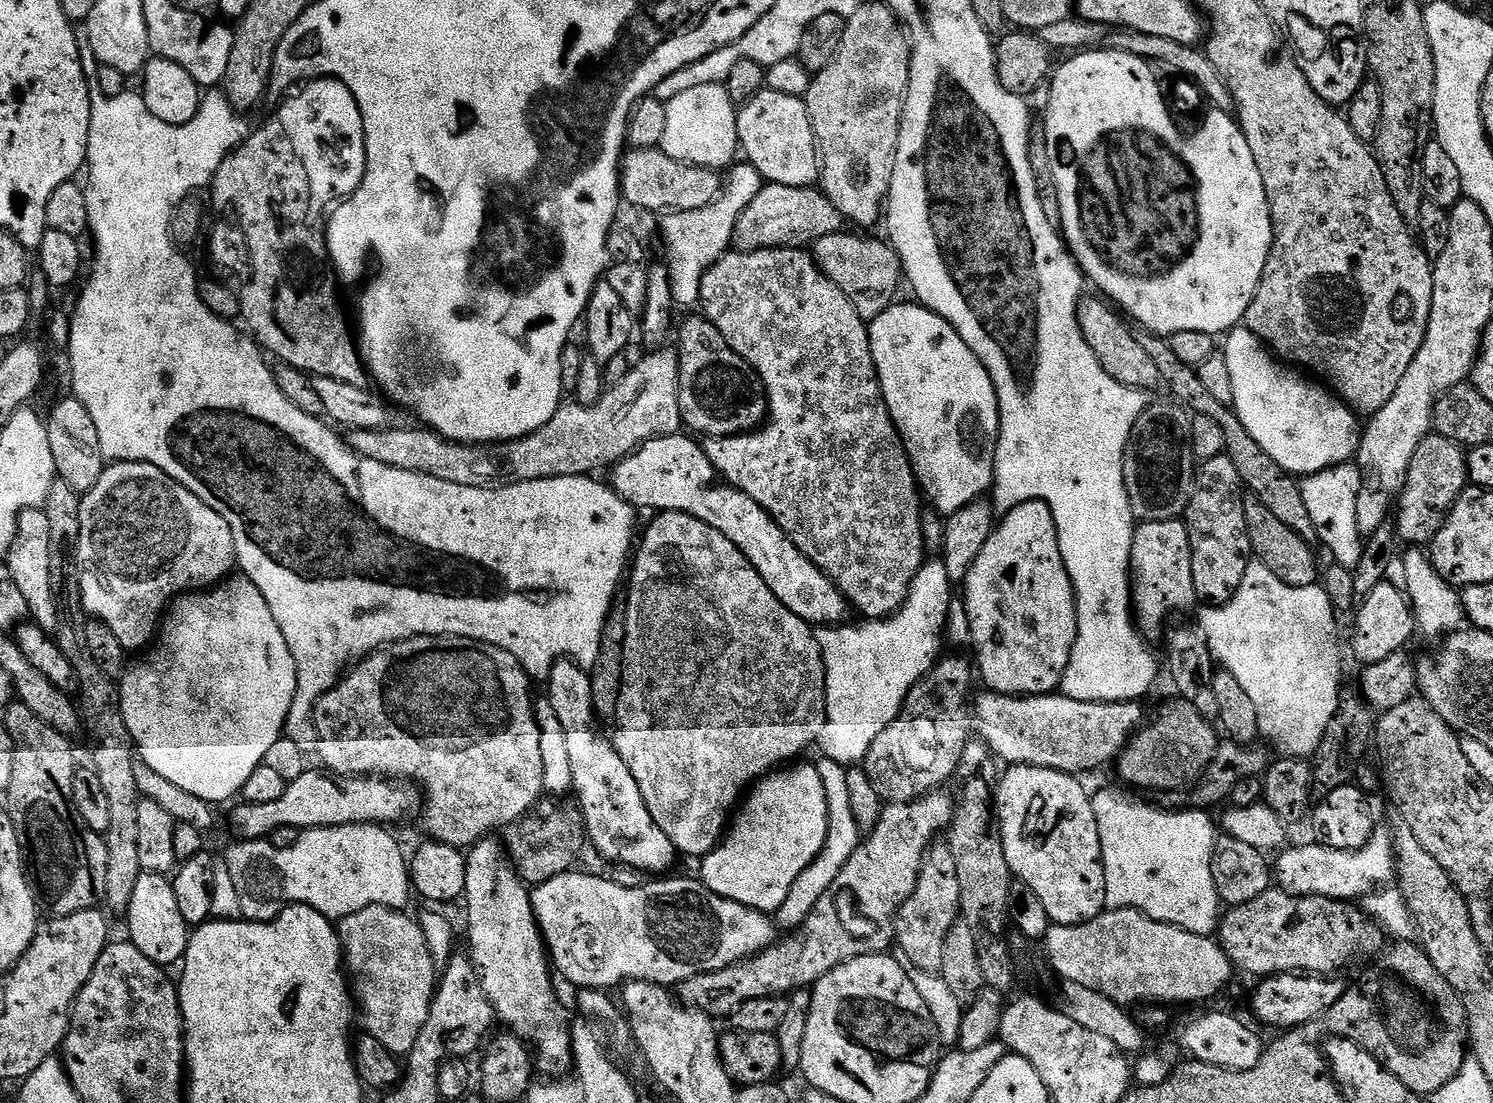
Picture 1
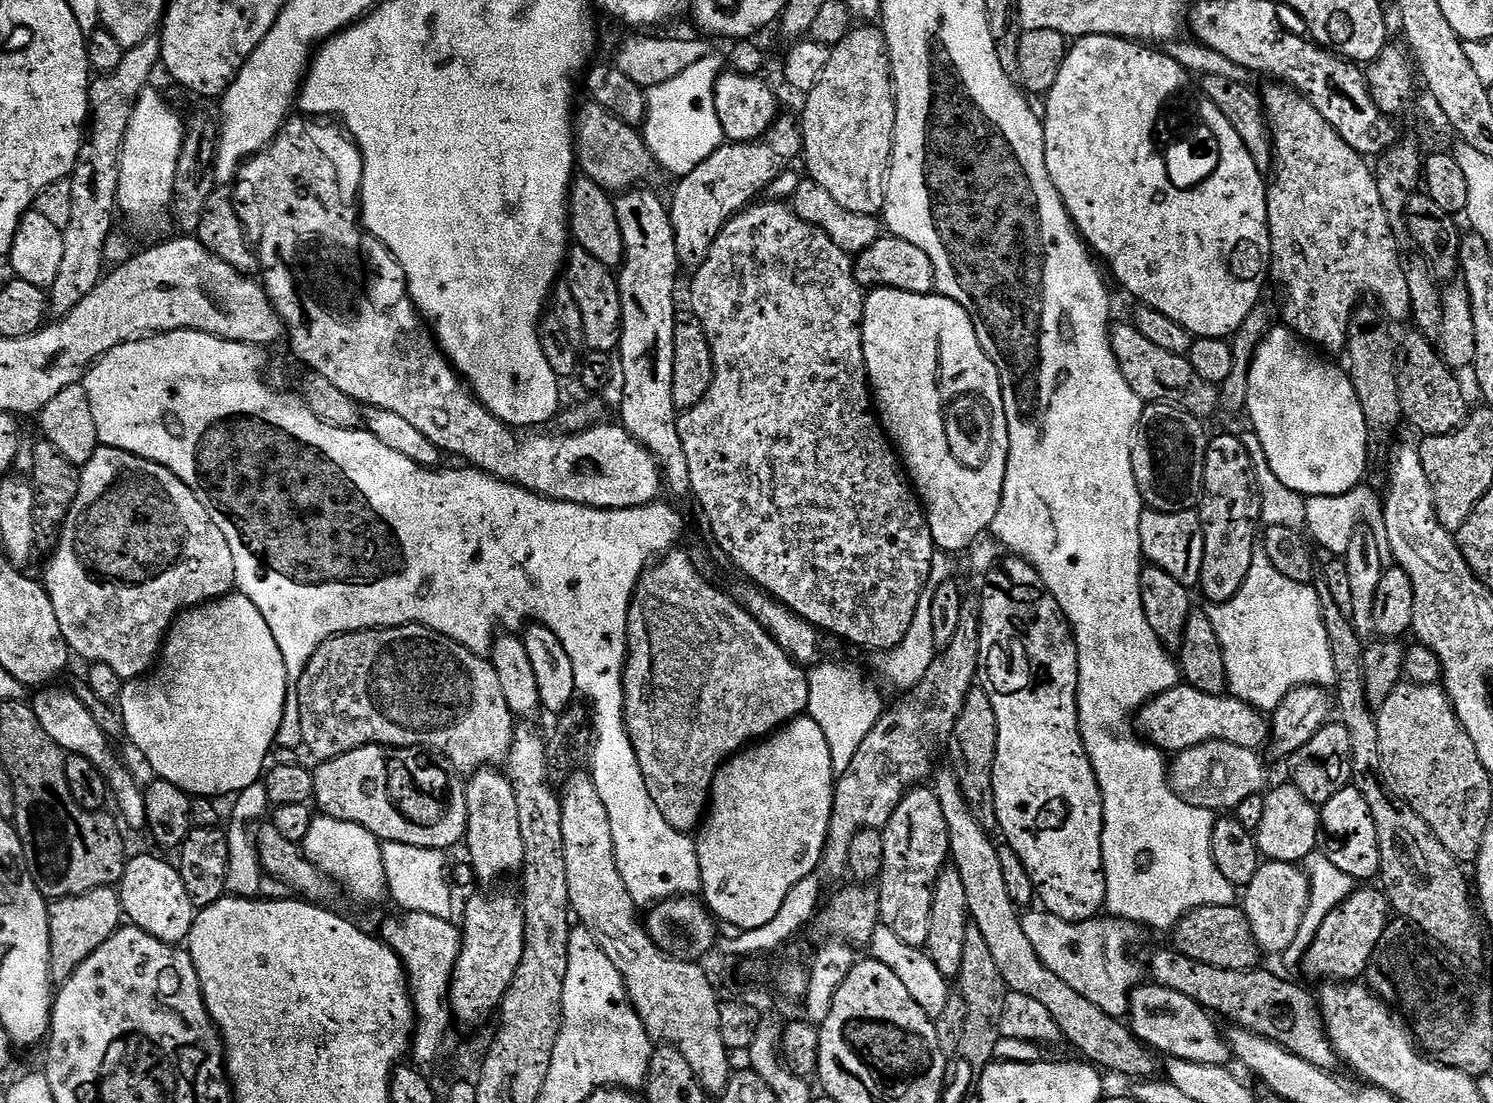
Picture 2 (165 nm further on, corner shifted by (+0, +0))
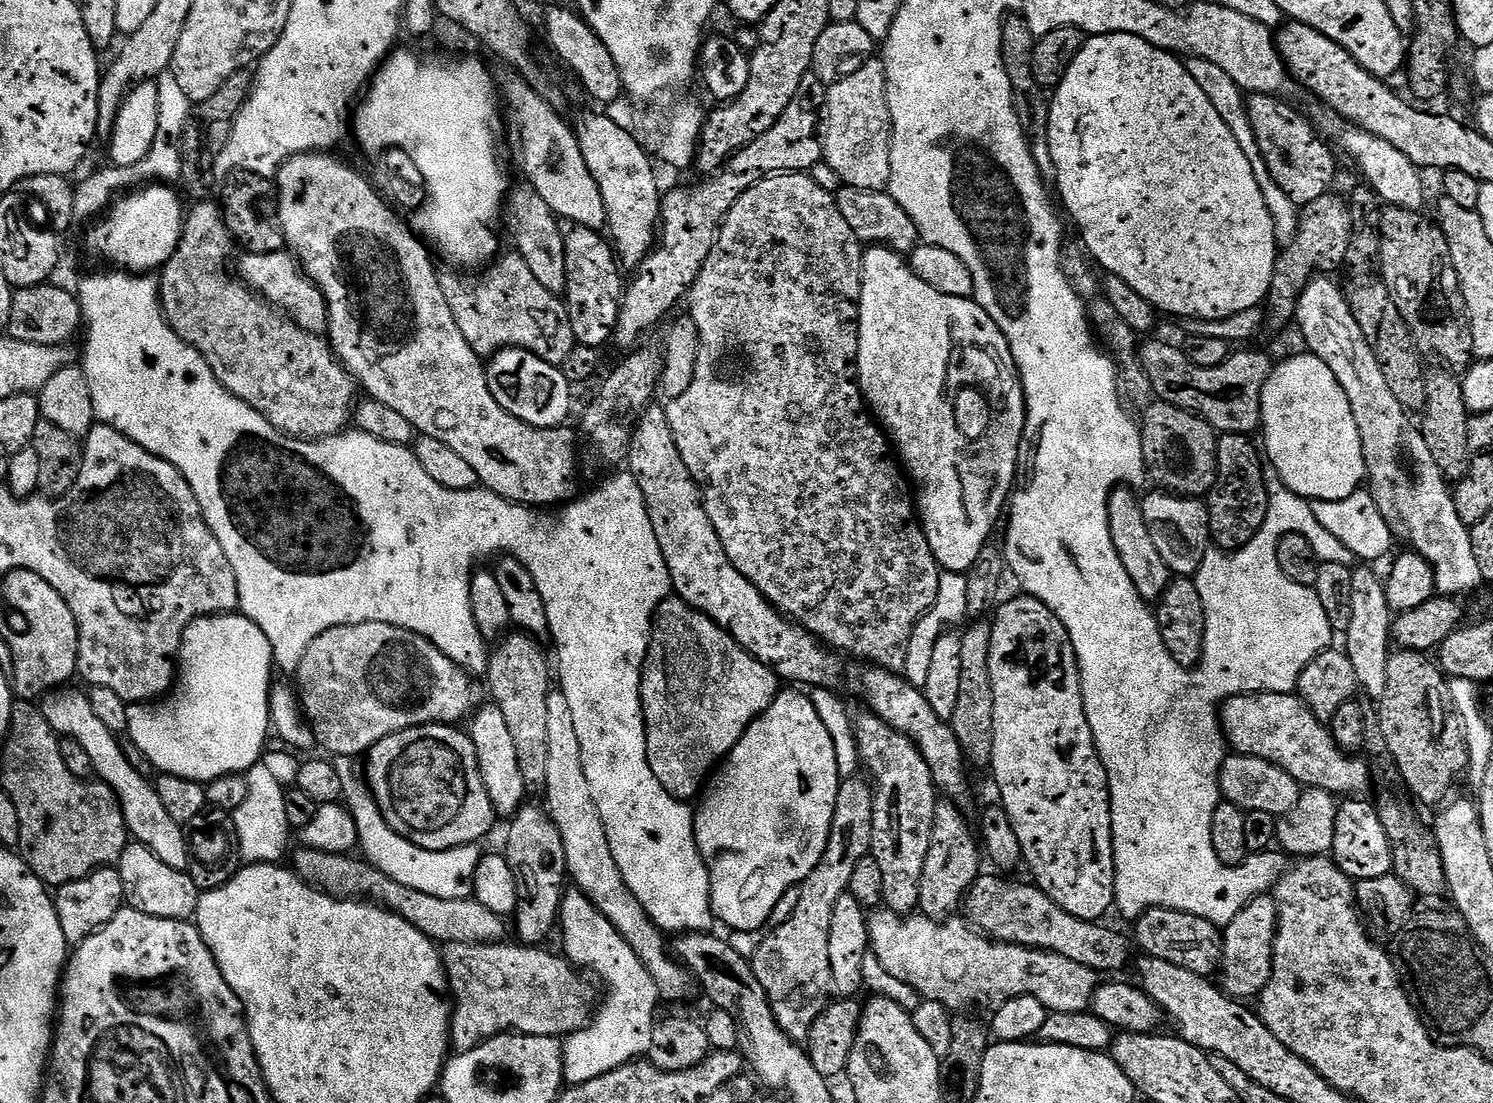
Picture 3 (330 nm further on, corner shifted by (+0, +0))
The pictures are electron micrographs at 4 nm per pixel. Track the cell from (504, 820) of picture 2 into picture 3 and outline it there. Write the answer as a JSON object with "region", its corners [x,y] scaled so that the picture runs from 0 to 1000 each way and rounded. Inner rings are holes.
{"region":[[[327,636],[319,643],[315,650],[315,666],[317,673],[317,680],[320,684],[320,694],[323,702],[323,709],[326,713],[326,720],[328,720],[330,733],[333,741],[342,742],[352,728],[352,715],[350,698],[347,694],[347,680],[344,677],[342,661],[339,659],[339,651],[334,640]]]}

